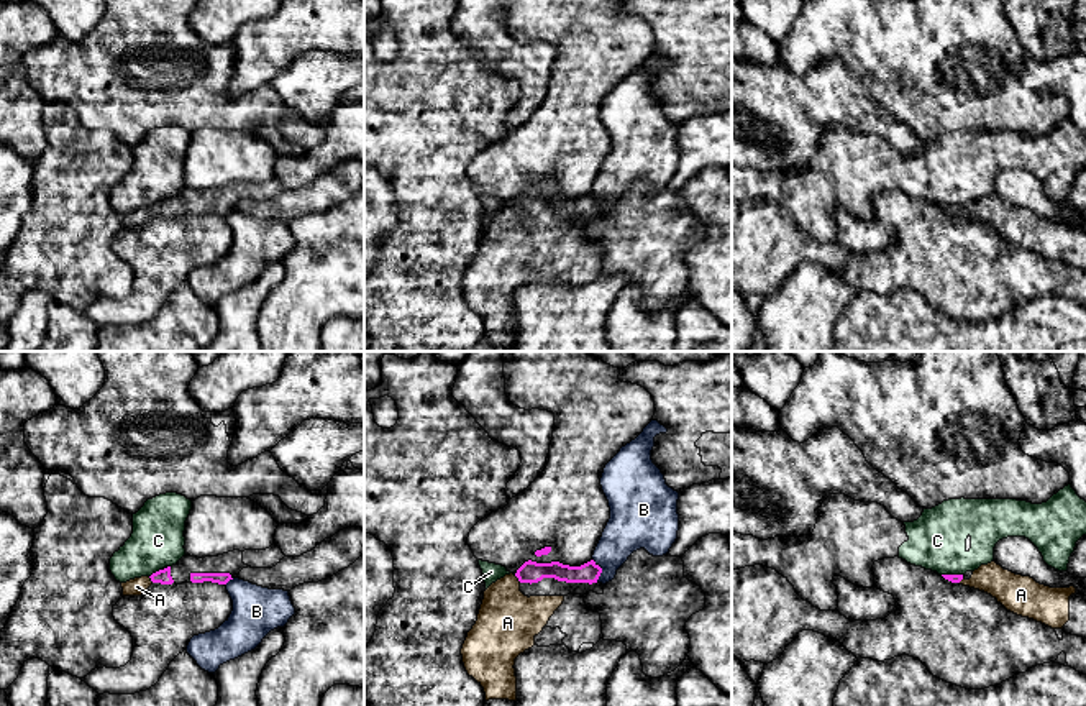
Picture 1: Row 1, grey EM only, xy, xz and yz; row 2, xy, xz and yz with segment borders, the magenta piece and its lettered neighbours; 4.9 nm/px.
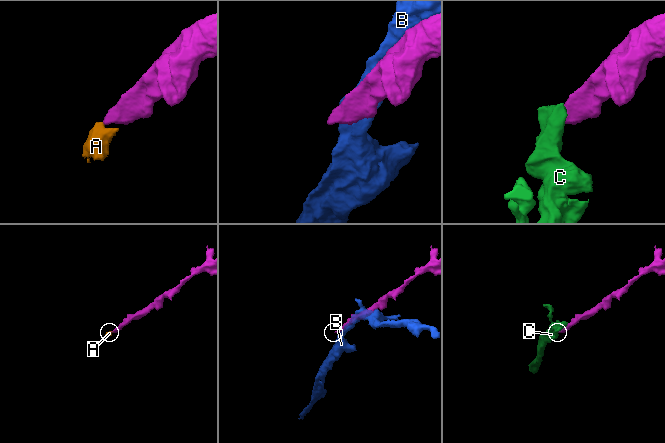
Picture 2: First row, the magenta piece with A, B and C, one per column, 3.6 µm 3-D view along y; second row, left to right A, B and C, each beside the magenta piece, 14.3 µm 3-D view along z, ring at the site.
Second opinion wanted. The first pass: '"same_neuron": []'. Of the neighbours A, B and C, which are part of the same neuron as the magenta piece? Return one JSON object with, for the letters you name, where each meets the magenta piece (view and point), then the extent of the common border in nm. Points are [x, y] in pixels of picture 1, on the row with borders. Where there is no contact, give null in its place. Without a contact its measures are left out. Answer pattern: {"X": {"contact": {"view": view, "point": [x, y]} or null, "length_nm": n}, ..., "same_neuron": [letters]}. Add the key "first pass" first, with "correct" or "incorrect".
{"first pass": "incorrect", "A": {"contact": {"view": "xz", "point": [517, 577]}, "length_nm": 50}, "same_neuron": ["A"]}

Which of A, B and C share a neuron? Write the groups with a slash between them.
A / B / C

